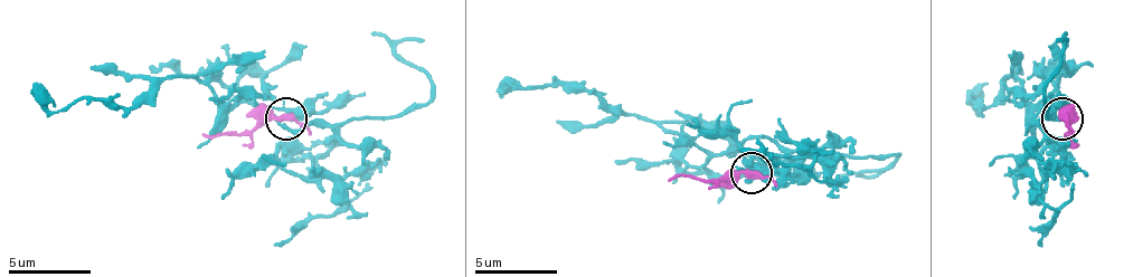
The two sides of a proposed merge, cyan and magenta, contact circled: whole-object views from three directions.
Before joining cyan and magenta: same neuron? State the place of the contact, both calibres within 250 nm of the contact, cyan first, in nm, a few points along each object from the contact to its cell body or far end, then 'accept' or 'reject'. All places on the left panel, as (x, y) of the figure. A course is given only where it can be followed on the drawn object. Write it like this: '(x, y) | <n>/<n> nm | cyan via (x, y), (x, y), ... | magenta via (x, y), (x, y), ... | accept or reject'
(285, 118) | 190/320 nm | cyan via (286, 117), (282, 110), (220, 101), (191, 76), (170, 76), (129, 105), (79, 96), (58, 110), (34, 84) | magenta via (286, 117), (262, 117), (241, 134), (204, 139) | accept

